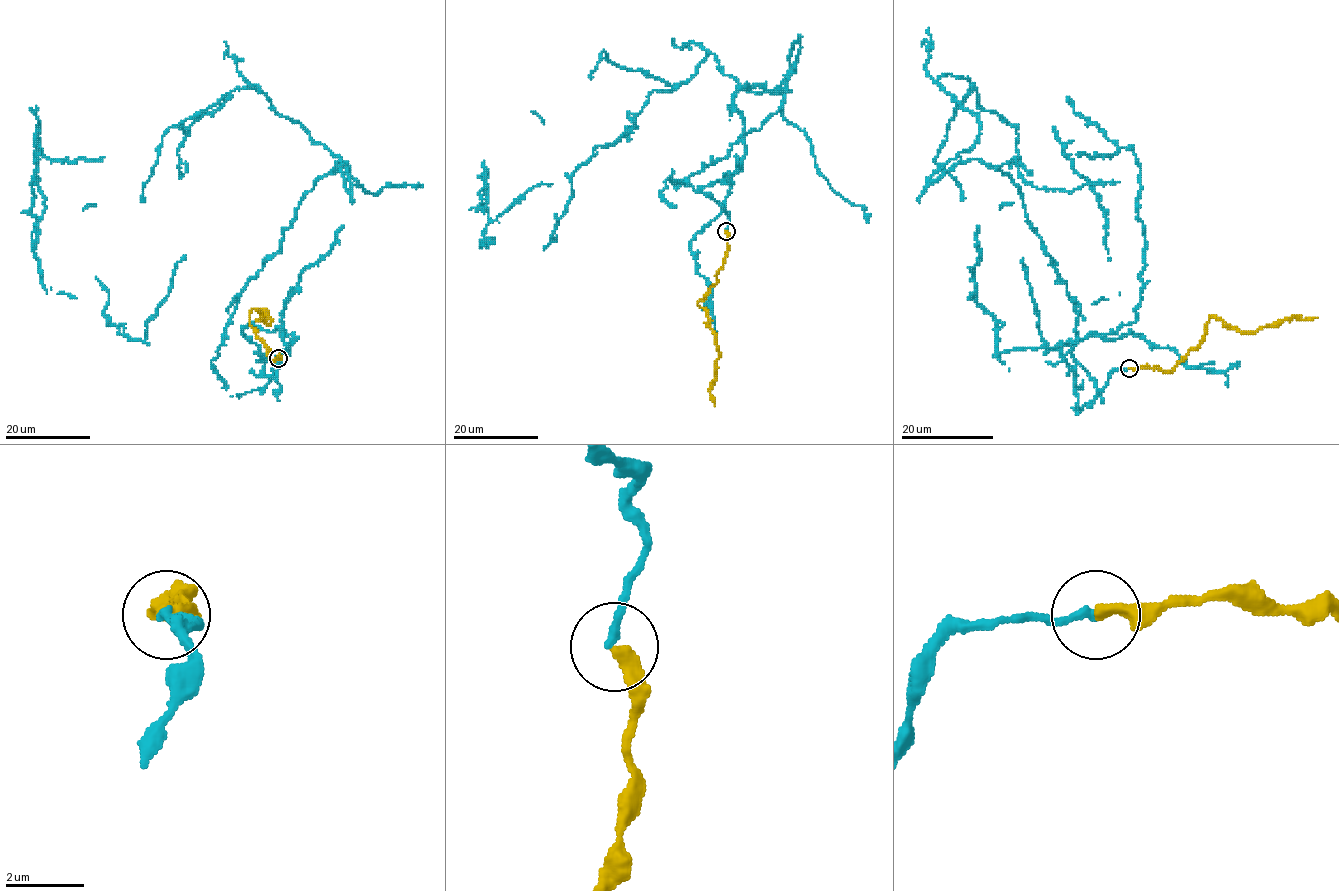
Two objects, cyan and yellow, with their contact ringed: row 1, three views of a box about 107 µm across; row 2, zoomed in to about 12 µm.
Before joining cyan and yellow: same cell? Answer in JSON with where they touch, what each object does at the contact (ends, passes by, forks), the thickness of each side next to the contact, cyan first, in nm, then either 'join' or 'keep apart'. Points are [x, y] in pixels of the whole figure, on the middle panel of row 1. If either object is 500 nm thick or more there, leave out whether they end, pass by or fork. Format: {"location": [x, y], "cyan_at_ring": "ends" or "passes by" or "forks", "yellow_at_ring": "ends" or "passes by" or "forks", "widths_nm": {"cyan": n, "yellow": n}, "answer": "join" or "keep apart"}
{"location": [726, 231], "cyan_at_ring": "ends", "yellow_at_ring": "ends", "widths_nm": {"cyan": 200, "yellow": 320}, "answer": "join"}

